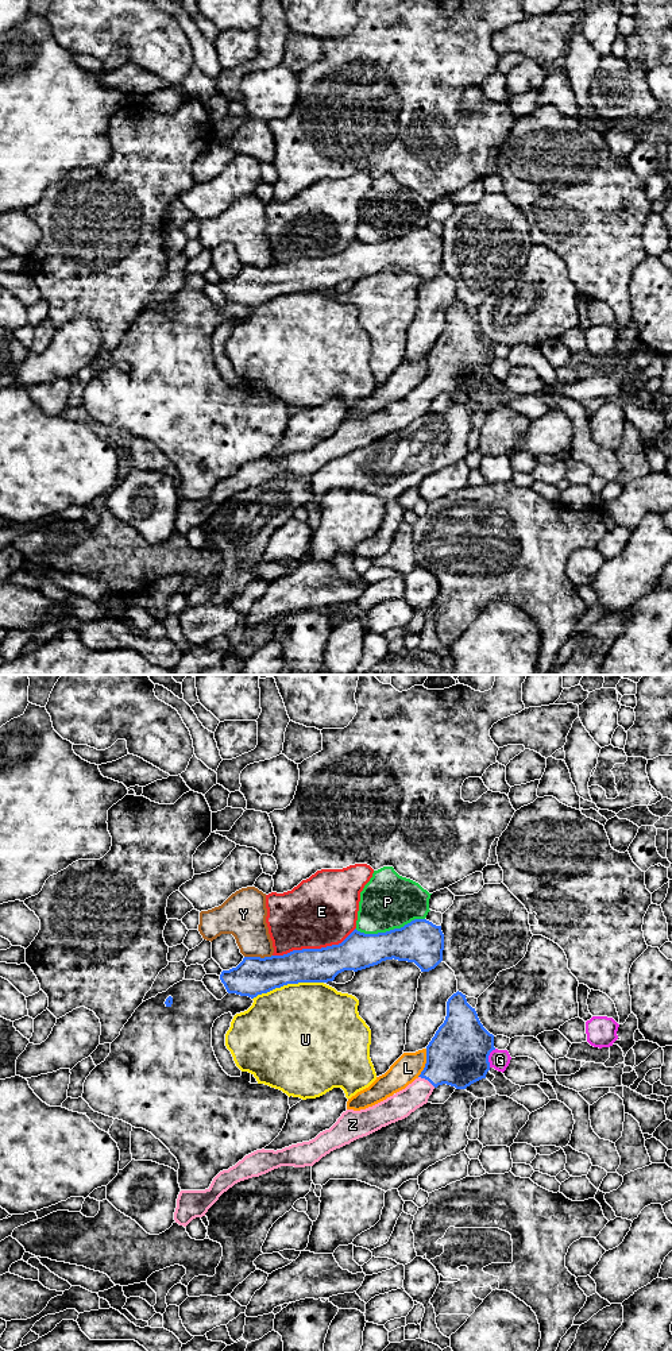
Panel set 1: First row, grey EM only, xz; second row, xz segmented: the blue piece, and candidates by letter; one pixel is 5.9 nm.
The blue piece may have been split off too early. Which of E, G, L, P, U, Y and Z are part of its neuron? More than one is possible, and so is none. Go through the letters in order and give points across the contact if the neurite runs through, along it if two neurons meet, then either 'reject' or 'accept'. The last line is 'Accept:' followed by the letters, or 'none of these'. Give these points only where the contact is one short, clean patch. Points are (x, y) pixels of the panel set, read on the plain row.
E: reject
G: reject
L: border along xz (427, 358), (425, 375), (417, 385); reject
P: reject
U: reject
Y: reject
Z: runs through xz (458, 363), (427, 388), (400, 415); accept
Accept: Z

